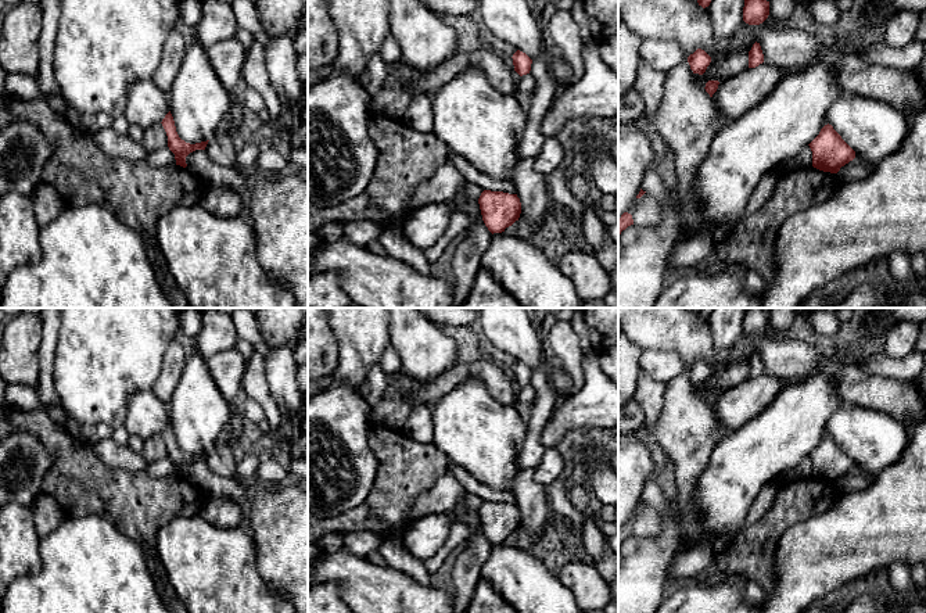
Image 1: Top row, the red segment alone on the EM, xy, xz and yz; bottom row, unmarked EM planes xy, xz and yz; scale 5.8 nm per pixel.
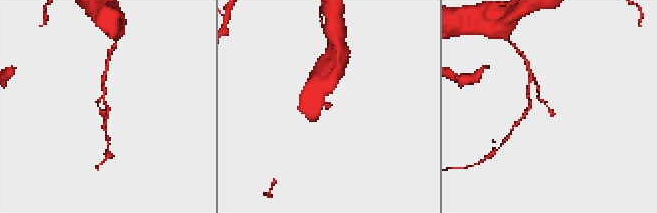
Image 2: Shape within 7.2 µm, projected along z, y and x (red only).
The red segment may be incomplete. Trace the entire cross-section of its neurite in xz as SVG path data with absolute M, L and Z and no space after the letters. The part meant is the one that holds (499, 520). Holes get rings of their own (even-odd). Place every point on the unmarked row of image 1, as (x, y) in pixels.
M484 501L478 509L482 531L488 541L502 544L518 531L521 513L517 505Z

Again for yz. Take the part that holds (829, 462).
M829 434L808 456L812 462L812 477L823 483L837 484L855 469L855 462Z

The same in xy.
M171 422L165 426L161 434L168 447L168 458L175 465L176 476L180 476L183 478L187 477L186 467L195 460L205 460L209 452L207 451L207 452L190 455L182 451L176 442L175 431Z

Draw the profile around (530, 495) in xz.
M534 469L520 470L512 481L510 491L521 513L520 528L528 535L543 534L550 509L545 485L534 480Z

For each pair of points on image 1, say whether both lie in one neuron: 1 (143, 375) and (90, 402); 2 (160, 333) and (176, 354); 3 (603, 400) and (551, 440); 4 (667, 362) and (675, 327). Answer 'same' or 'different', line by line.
1: same
2: different
3: same
4: different

